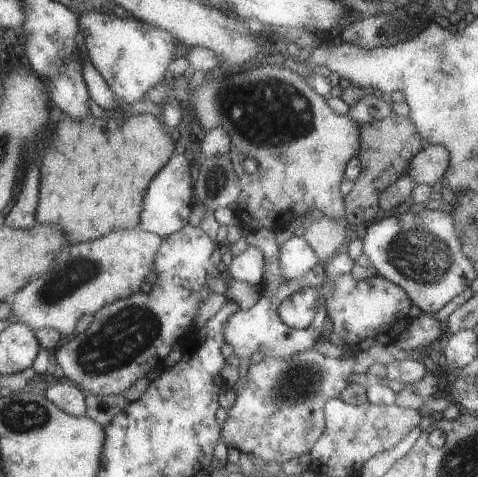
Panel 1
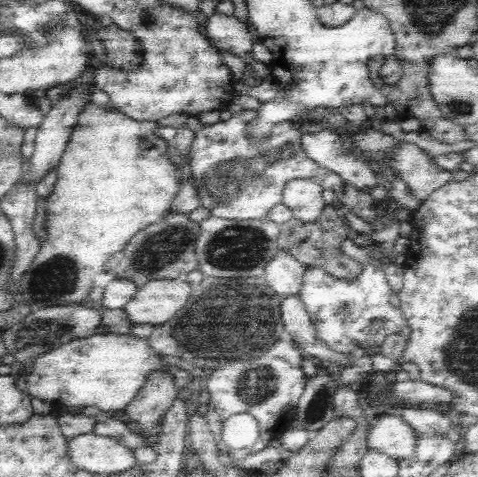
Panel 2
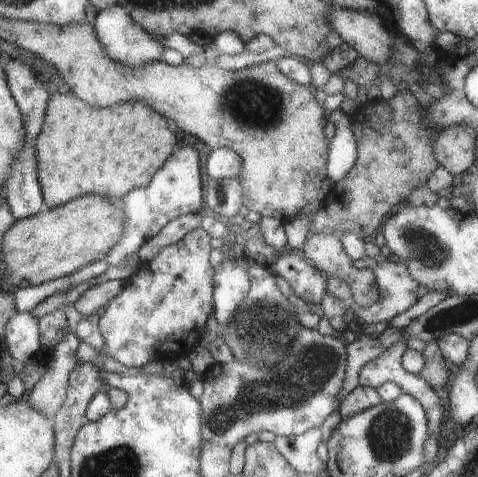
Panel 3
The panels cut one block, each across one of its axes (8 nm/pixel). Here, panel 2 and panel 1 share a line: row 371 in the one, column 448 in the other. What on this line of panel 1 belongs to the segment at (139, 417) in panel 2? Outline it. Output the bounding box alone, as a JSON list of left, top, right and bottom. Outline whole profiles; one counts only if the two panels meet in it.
[405,144,449,186]

